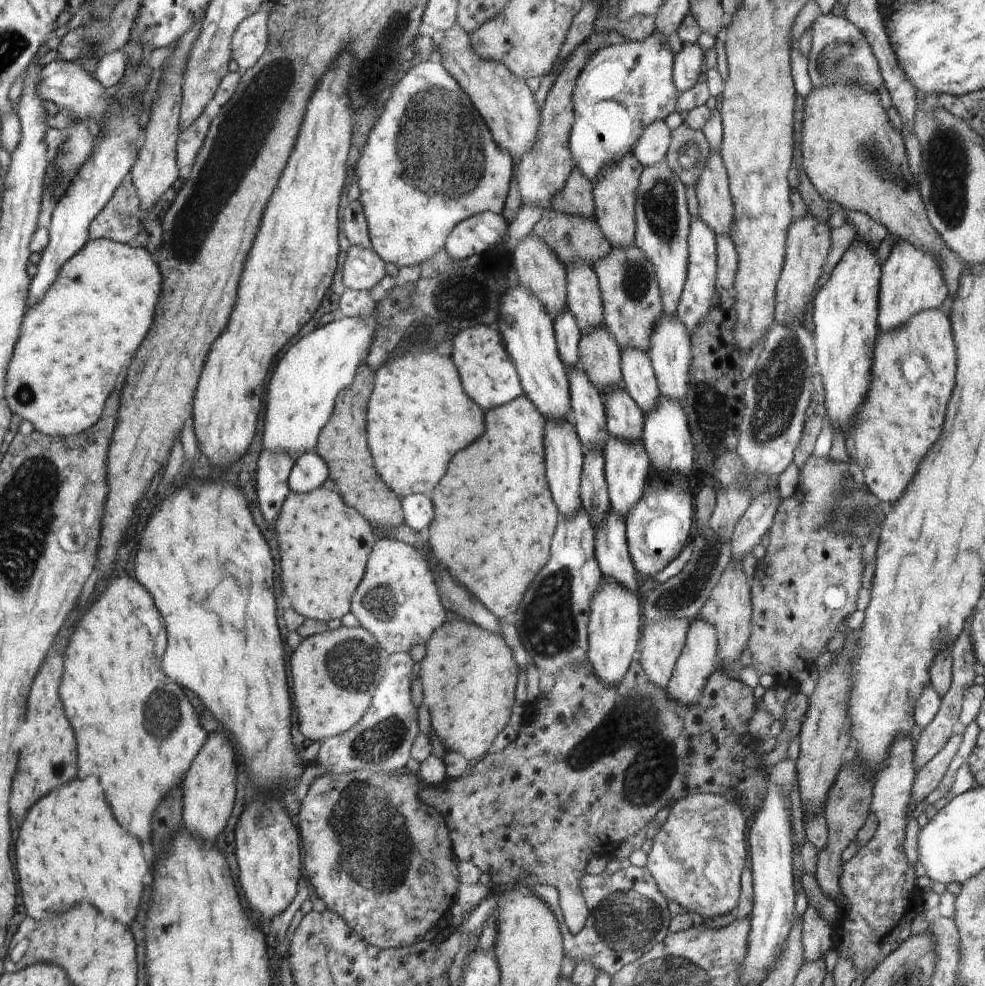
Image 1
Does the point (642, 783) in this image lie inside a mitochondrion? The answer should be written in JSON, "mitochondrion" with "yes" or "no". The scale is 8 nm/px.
{"mitochondrion":"yes"}

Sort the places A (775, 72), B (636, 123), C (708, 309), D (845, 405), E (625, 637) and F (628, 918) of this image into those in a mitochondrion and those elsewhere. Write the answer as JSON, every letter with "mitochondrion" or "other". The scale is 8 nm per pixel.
{"A":"other","B":"other","C":"other","D":"other","E":"other","F":"mitochondrion"}

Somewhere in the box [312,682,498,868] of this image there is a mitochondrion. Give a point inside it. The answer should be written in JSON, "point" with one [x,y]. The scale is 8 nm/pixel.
{"point":[378,742]}

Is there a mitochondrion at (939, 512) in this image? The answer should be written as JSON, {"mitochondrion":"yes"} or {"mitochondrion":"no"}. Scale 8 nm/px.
{"mitochondrion":"no"}

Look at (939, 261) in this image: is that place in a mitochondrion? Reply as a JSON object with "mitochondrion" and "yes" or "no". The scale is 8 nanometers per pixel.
{"mitochondrion":"no"}

